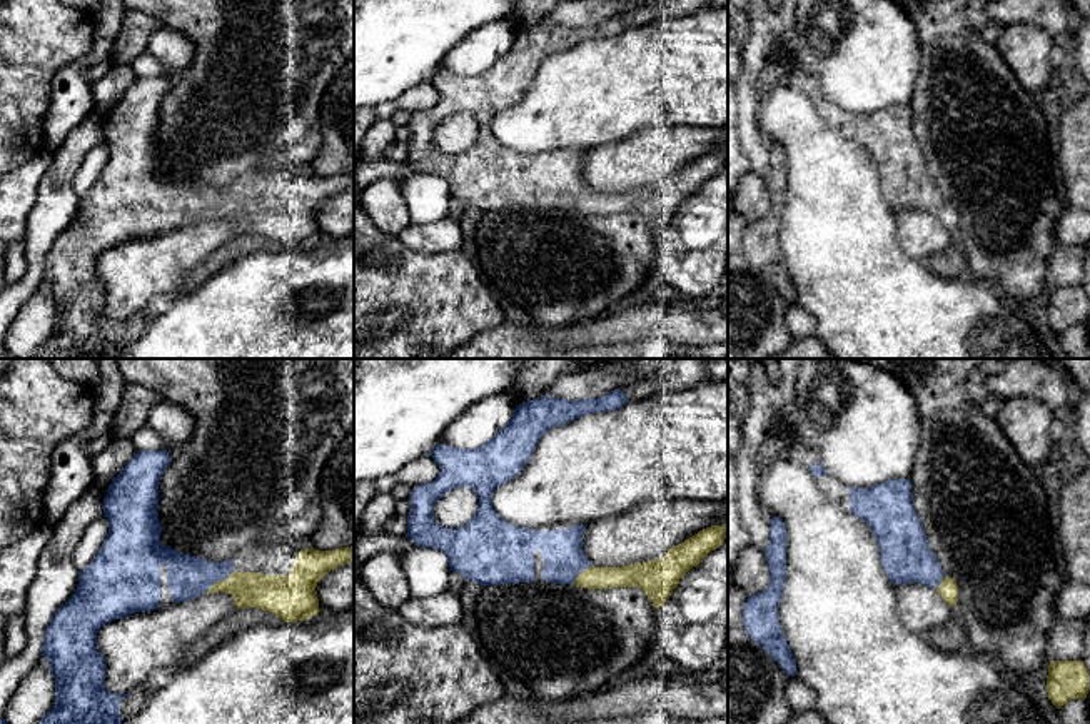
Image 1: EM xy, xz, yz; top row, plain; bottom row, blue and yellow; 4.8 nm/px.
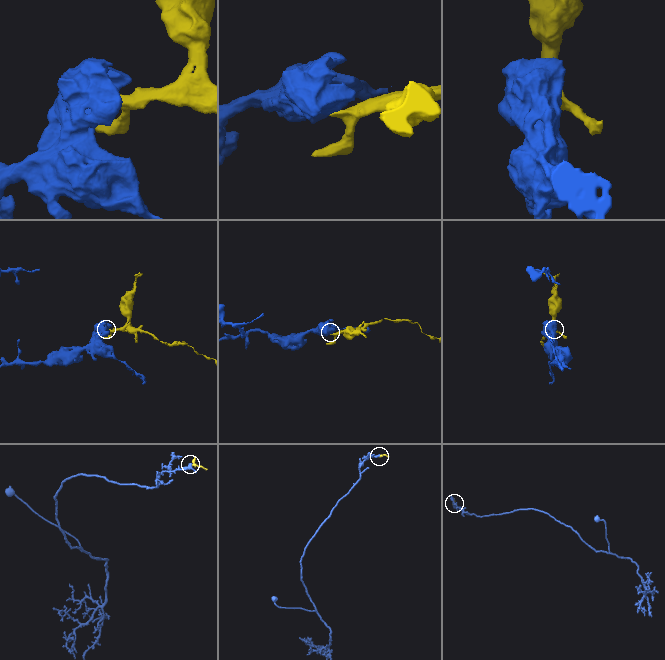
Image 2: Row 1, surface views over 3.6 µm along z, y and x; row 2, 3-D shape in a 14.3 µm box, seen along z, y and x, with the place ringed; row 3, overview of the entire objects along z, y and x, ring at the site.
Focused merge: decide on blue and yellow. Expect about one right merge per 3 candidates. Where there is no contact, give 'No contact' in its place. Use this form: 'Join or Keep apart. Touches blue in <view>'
Join. Touches blue in xy

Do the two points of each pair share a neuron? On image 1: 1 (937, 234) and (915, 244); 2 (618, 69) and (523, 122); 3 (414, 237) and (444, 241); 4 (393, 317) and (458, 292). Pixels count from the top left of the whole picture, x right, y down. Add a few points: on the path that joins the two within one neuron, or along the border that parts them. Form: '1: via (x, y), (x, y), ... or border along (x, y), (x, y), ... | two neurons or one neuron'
1: via (932, 236), (920, 239) | one neuron
2: via (595, 92), (546, 117) | one neuron
3: via (421, 237), (438, 237) | one neuron
4: border along (404, 311), (406, 317), (403, 322), (378, 341) | two neurons

